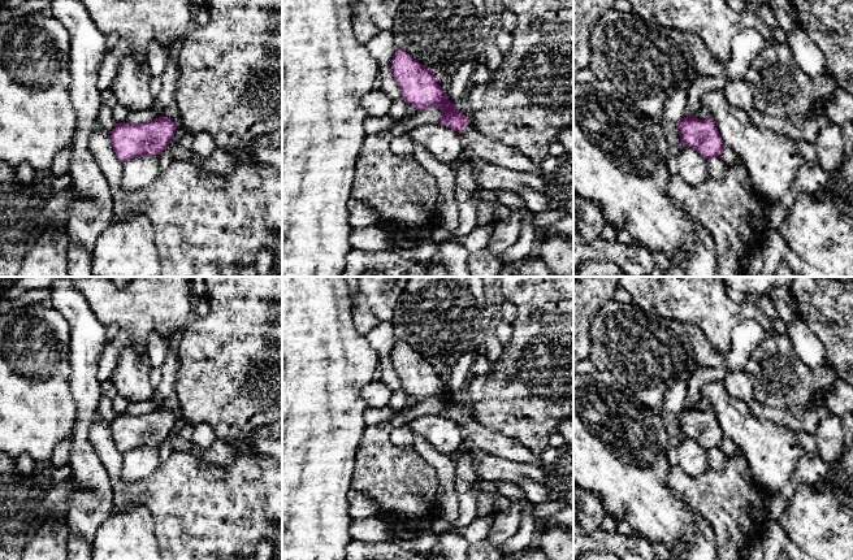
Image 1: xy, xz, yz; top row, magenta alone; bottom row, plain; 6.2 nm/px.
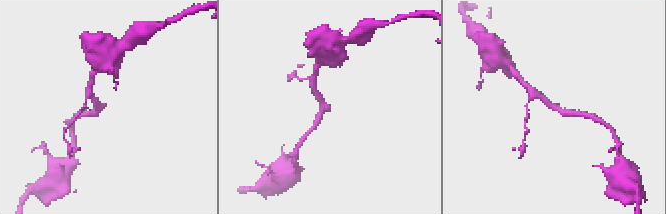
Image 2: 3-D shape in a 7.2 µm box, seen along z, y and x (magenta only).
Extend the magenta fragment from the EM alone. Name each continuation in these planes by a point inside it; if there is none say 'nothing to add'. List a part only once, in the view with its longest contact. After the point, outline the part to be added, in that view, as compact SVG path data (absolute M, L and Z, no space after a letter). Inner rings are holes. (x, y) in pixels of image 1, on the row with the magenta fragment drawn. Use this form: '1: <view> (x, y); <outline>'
1: xz (479, 147); M471 123L460 135L466 151L472 159L512 169L515 172L534 173L545 182L553 185L554 175L546 175L540 165L534 164L510 146L482 136Z

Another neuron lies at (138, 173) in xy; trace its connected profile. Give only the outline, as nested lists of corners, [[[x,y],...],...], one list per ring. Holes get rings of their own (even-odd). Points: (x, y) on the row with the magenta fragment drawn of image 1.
[[[159,155],[131,159],[124,162],[121,188],[138,191],[152,185],[160,174]]]

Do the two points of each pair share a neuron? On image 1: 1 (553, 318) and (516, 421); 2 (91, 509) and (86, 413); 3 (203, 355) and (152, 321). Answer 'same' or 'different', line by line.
1: same
2: same
3: different

